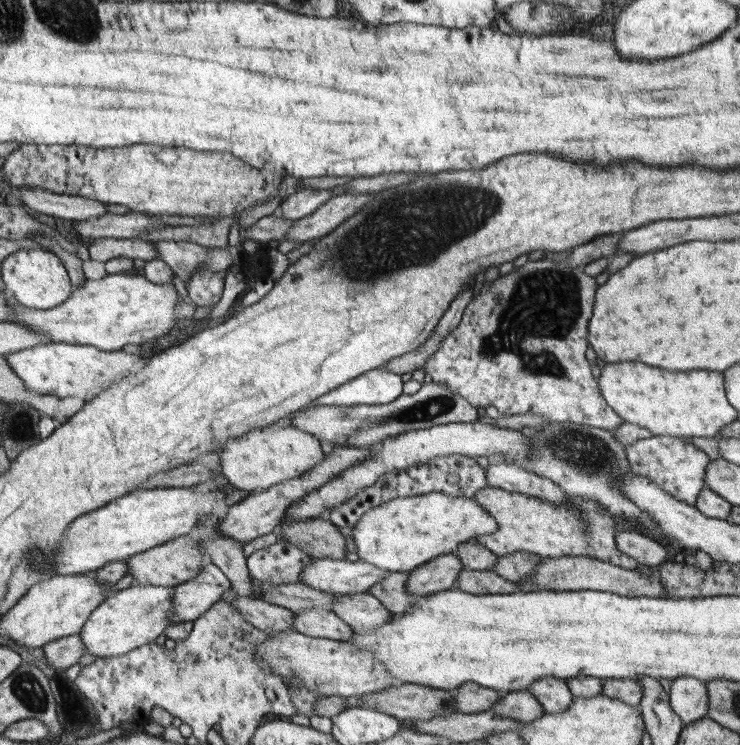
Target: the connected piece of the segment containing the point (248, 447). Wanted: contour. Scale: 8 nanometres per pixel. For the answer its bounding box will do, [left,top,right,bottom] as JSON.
[215,424,323,492]

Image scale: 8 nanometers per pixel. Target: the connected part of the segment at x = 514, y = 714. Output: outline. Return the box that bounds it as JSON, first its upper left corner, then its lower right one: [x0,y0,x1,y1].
[489,692,543,722]

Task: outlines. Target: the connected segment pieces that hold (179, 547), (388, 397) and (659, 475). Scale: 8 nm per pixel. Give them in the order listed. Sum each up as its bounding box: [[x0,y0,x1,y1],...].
[[125,536,207,588],[305,368,403,408],[625,436,709,506]]

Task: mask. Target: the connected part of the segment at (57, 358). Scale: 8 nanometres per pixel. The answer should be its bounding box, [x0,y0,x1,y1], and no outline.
[3,342,149,402]

